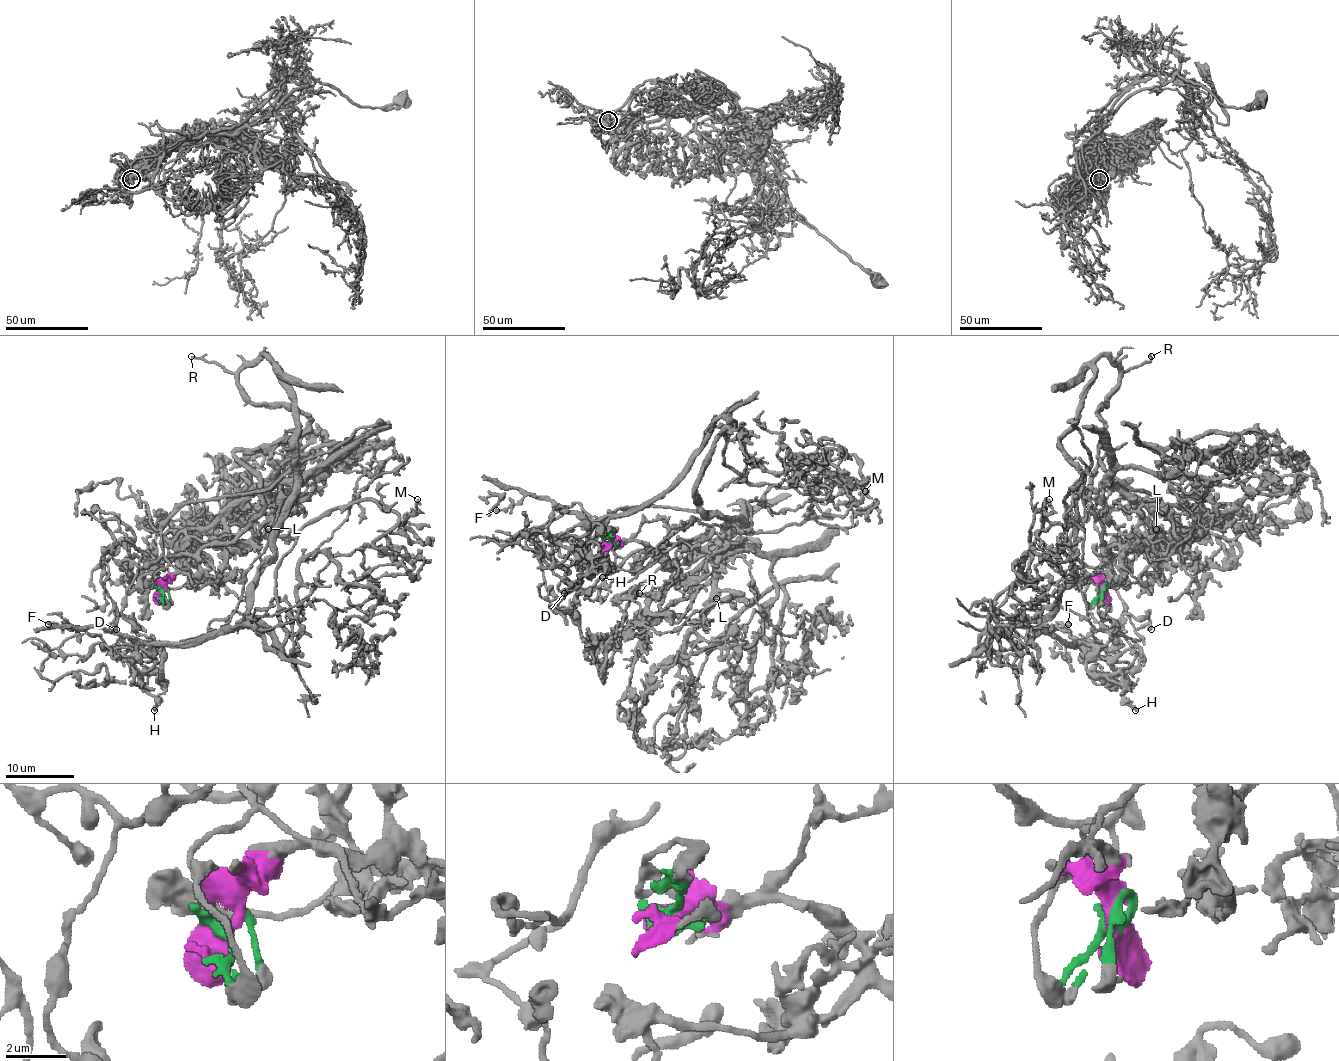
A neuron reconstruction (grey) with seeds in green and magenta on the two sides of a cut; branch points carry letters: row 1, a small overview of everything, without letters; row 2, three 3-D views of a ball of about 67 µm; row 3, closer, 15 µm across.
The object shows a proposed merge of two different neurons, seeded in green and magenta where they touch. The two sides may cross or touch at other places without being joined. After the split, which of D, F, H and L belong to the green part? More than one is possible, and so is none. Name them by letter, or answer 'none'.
D, F, H

